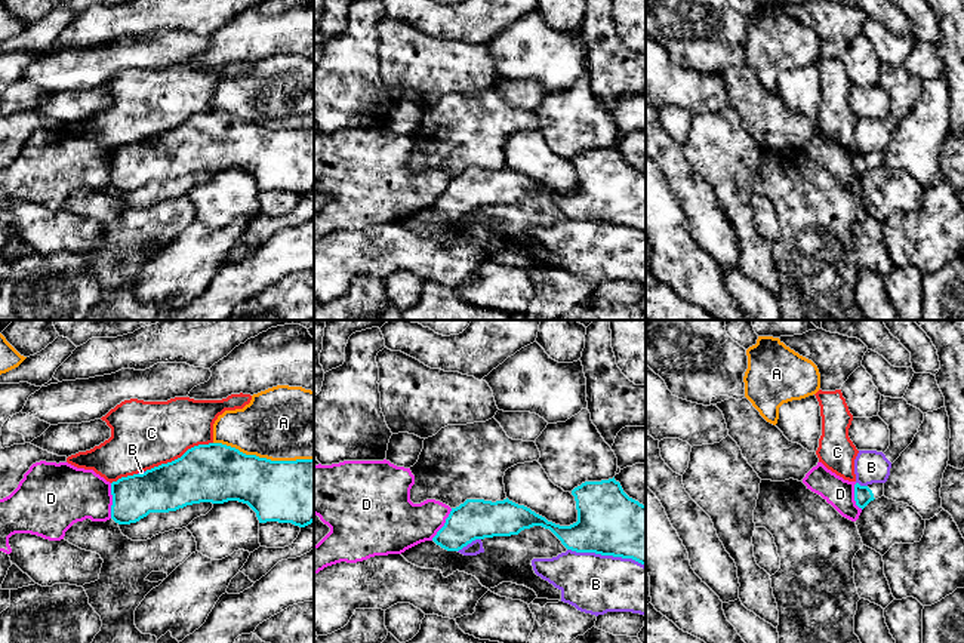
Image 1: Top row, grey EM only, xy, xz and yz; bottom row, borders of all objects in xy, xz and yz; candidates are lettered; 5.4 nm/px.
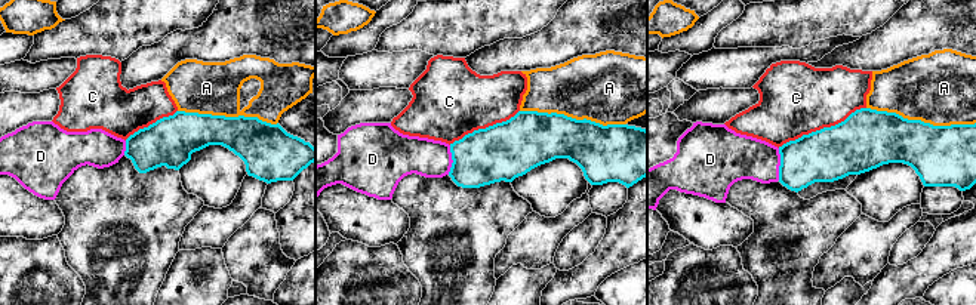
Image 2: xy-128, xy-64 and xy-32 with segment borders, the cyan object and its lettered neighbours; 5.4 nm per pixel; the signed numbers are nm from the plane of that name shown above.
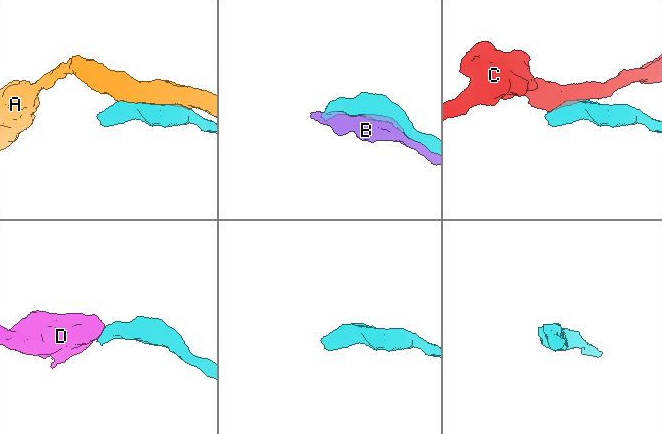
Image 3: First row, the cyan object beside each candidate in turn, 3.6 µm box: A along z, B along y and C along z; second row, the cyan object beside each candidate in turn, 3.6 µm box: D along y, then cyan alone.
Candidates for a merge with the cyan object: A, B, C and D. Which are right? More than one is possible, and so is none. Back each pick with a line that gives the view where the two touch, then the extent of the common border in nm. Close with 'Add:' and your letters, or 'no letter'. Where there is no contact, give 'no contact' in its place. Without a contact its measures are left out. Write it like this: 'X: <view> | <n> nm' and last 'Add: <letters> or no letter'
Add: no letter

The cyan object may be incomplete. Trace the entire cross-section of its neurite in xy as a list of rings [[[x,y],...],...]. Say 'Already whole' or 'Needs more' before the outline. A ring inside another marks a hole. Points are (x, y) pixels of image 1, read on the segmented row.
Already whole. [[[222,443],[198,444],[172,462],[113,482],[111,495],[111,519],[118,524],[200,502],[238,501],[256,513],[259,523],[278,522],[305,527],[314,522],[314,459],[271,461]]]

